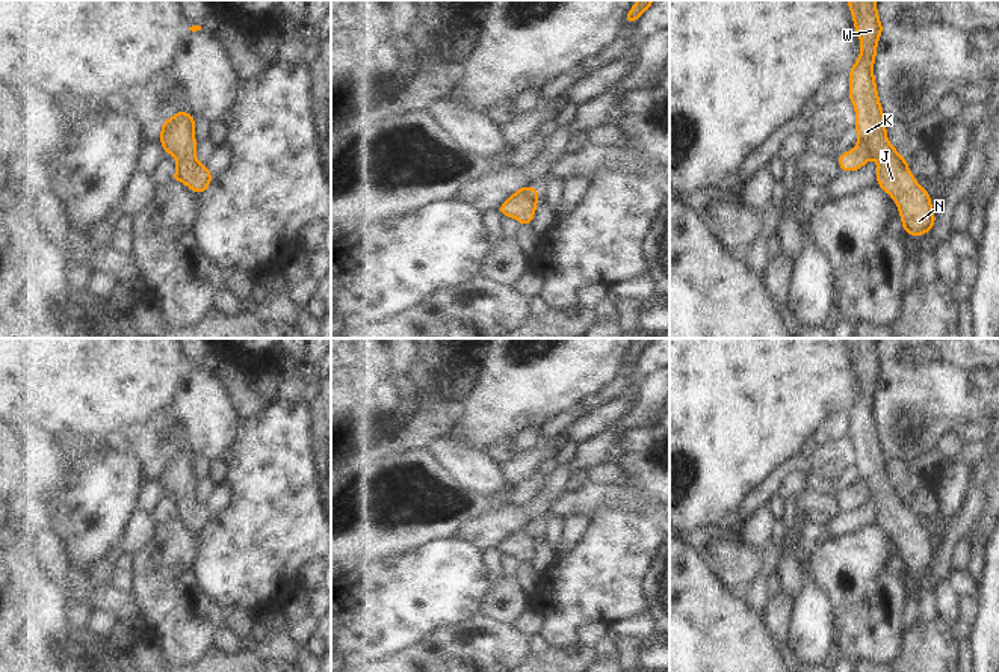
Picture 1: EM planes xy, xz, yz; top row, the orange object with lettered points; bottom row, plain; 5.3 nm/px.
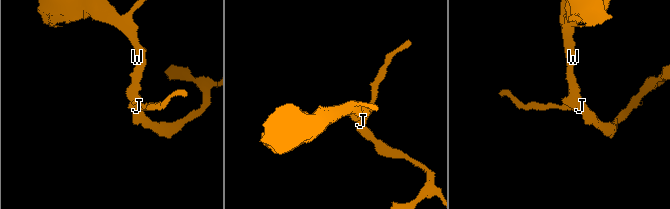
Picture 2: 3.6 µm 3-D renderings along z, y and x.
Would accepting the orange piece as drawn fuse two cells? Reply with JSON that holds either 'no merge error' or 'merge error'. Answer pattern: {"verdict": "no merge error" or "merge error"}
{"verdict": "no merge error"}

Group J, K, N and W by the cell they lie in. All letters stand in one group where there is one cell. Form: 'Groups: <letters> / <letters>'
Groups: J K N W.

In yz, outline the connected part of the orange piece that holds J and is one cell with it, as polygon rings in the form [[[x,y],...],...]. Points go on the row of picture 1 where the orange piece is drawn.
[[[846,0],[860,36],[861,51],[849,71],[848,98],[855,107],[855,130],[858,143],[854,151],[836,156],[842,172],[861,169],[871,157],[877,157],[877,186],[896,202],[907,236],[925,236],[936,223],[931,195],[911,175],[907,159],[901,157],[887,142],[886,125],[877,83],[874,80],[874,59],[877,44],[886,27],[881,26],[875,0]]]

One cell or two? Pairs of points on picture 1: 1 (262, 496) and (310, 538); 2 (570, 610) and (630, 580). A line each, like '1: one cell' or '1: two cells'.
1: one cell
2: one cell

